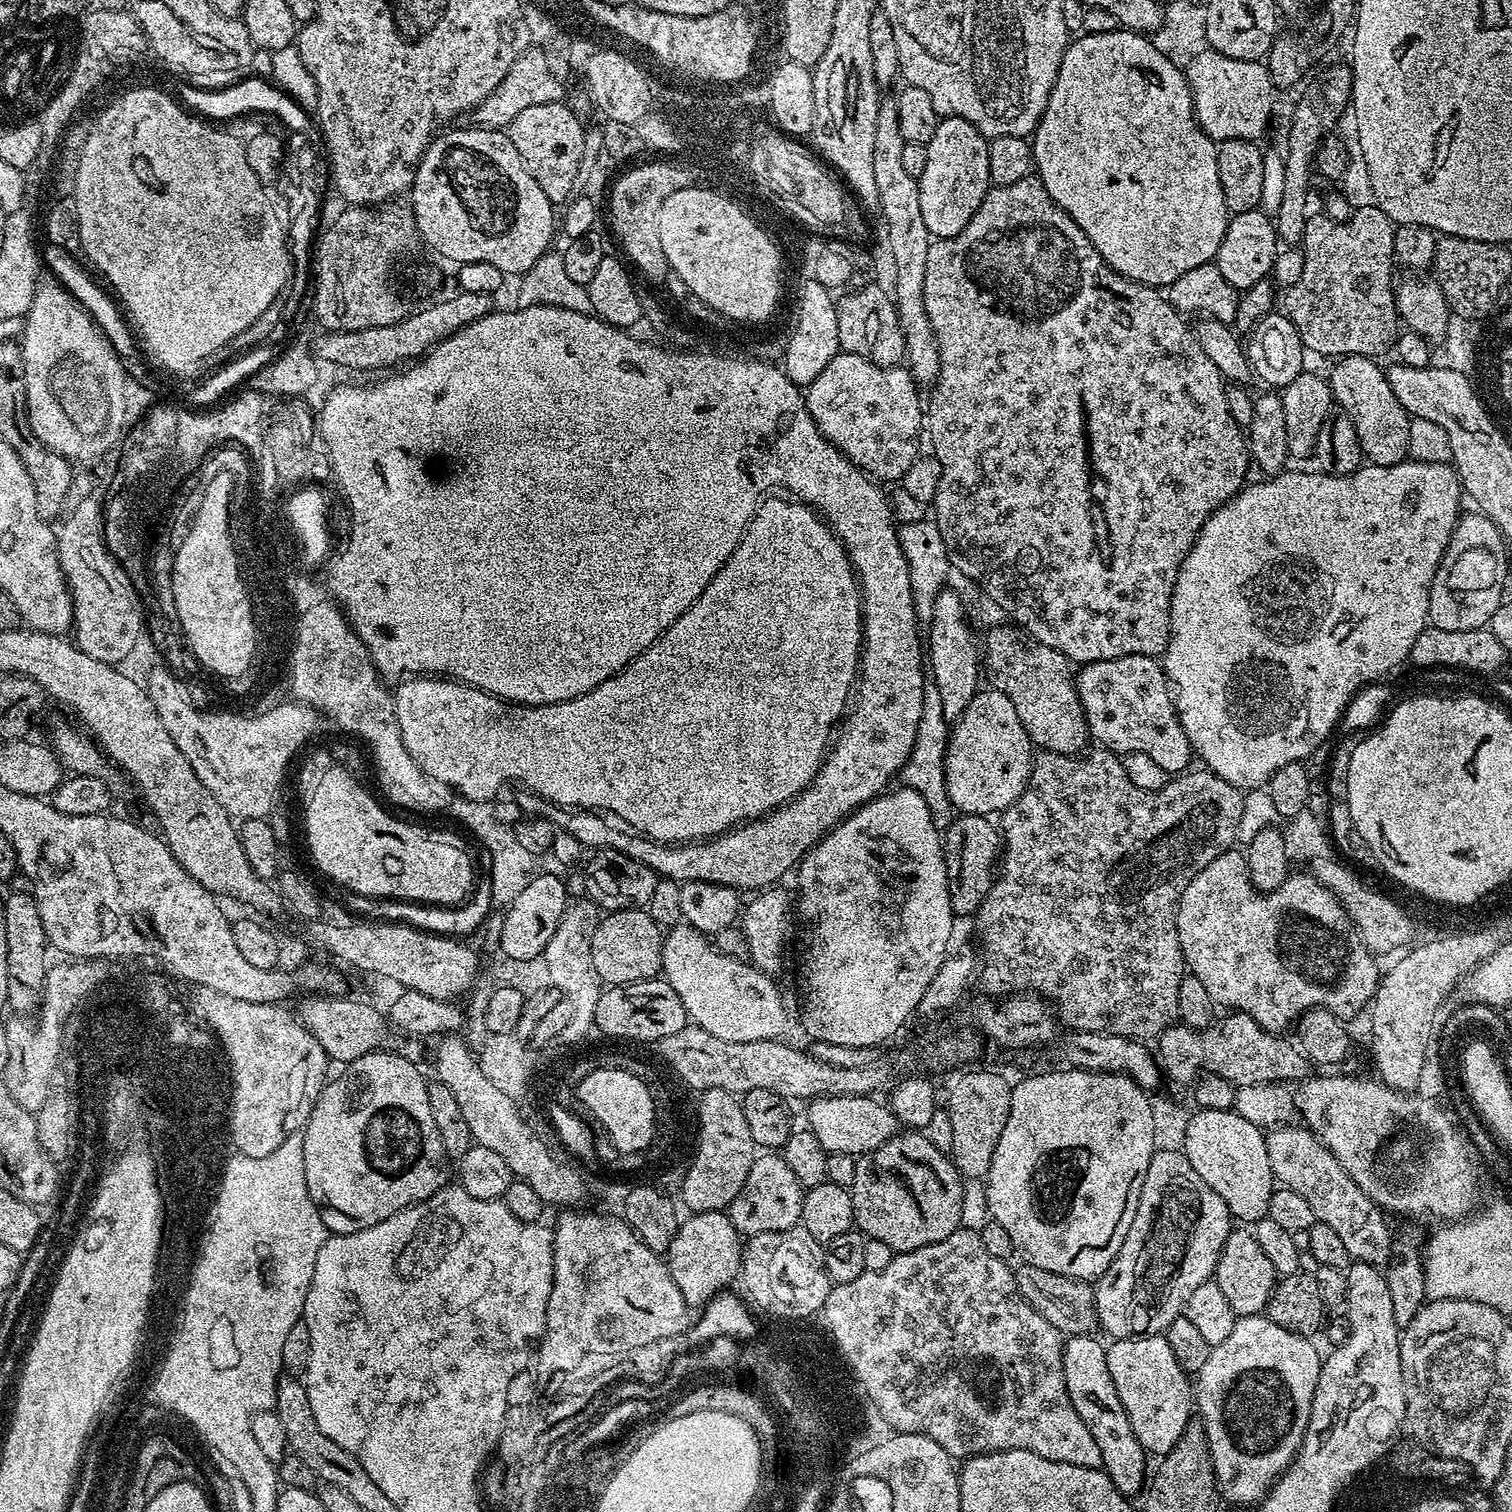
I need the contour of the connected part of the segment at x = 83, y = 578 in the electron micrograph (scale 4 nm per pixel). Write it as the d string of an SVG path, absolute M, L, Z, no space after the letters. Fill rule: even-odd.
M99 495L85 498L71 514L63 517L64 525L58 528L56 553L60 559L60 569L64 581L68 584L68 592L72 595L72 623L74 625L74 643L90 658L98 658L98 662L116 666L136 648L140 640L140 631L144 632L145 609L140 609L140 596L136 593L137 585L122 570L120 562L108 553L104 545L104 506Z

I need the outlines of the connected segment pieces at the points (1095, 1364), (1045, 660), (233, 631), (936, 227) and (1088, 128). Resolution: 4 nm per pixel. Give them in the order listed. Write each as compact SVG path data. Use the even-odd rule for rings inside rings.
M1092 1334L1068 1336L1063 1341L1062 1370L1066 1378L1066 1390L1070 1394L1074 1410L1078 1410L1078 1418L1086 1422L1086 1430L1090 1430L1090 1434L1094 1434L1094 1442L1098 1442L1103 1471L1108 1473L1108 1477L1123 1496L1132 1498L1146 1484L1146 1453L1138 1438L1134 1438L1134 1430L1130 1430L1130 1418L1126 1418L1126 1410L1118 1398L1118 1390L1114 1390L1114 1378L1110 1378L1108 1365L1108 1349L1094 1337Z
M1015 623L996 624L982 640L982 668L995 691L1014 702L1014 710L1037 749L1067 756L1083 753L1090 744L1084 707L1076 693L1074 665L1061 652L1042 646Z
M216 476L211 482L211 486L203 485L192 525L180 545L174 548L172 585L183 640L197 665L227 678L248 664L248 652L252 652L252 620L248 620L248 600L244 600L240 580L236 580L236 560L232 560L232 548L228 548L230 519L224 512L228 512L228 501L234 498L228 492L228 476Z
M957 116L943 117L934 130L934 138L926 146L926 170L918 178L918 203L922 206L922 222L926 222L929 236L945 240L958 234L974 218L978 206L988 193L990 181L988 178L988 140L966 118Z
M1133 30L1077 35L1062 54L1058 78L1050 90L1046 110L1036 123L1036 131L1032 133L1030 143L1034 172L1042 182L1046 194L1050 194L1052 201L1059 204L1066 214L1070 214L1074 222L1078 222L1078 226L1086 234L1086 238L1090 238L1098 254L1102 254L1104 261L1116 272L1121 272L1123 276L1136 280L1139 284L1167 286L1182 278L1186 270L1194 270L1194 266L1215 261L1216 251L1226 234L1230 219L1228 207L1222 198L1222 182L1218 178L1218 144L1204 133L1196 120L1196 108L1192 105L1192 91L1185 69L1156 50L1147 35Z

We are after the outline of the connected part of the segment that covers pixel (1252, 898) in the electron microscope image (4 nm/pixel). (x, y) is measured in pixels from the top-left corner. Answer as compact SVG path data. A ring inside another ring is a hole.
M1229 850L1223 852L1218 858L1214 858L1214 862L1210 862L1210 866L1206 866L1206 870L1199 872L1190 882L1190 886L1186 886L1186 890L1182 890L1182 898L1176 907L1176 929L1187 971L1194 978L1198 978L1203 986L1206 986L1207 993L1217 1006L1224 1010L1250 1014L1250 1018L1254 1018L1254 1022L1258 1022L1258 1026L1262 1026L1267 1032L1287 1033L1287 1028L1291 1024L1293 1027L1294 1022L1299 1021L1309 1008L1325 1008L1328 1012L1333 1012L1334 1015L1341 1018L1349 1018L1348 1016L1362 1011L1363 1008L1365 1011L1371 1005L1376 988L1380 985L1382 968L1376 965L1377 957L1364 945L1360 933L1356 931L1352 920L1348 917L1348 911L1340 905L1336 895L1326 886L1322 886L1322 882L1318 882L1316 877L1311 874L1289 875L1288 880L1282 882L1282 886L1278 886L1278 890L1259 892L1250 882L1245 853L1236 851Z

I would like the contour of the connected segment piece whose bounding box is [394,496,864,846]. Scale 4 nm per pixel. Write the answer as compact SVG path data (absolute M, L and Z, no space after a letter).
M776 496L773 500L768 499L761 499L757 504L756 513L744 527L738 546L732 551L722 570L714 574L710 586L702 590L696 604L683 612L649 648L638 653L617 676L594 686L594 690L582 694L574 702L560 704L560 708L514 704L498 696L491 696L480 688L473 688L471 684L461 684L459 680L437 678L431 674L397 683L394 688L396 721L404 749L408 751L410 758L414 758L414 762L429 780L445 789L456 784L456 788L460 788L460 792L468 792L468 796L492 796L500 780L515 778L524 780L524 784L529 784L531 788L540 788L544 796L552 796L552 800L560 800L564 804L604 804L604 808L611 808L618 821L627 827L636 824L636 828L644 828L644 832L658 836L660 843L669 846L711 840L712 837L720 836L749 820L756 820L795 798L799 792L806 790L806 786L818 774L820 763L833 739L834 729L841 723L849 707L858 679L864 642L864 613L860 607L860 586L856 571L852 569L843 544L828 527L824 517L795 498L783 500Z

